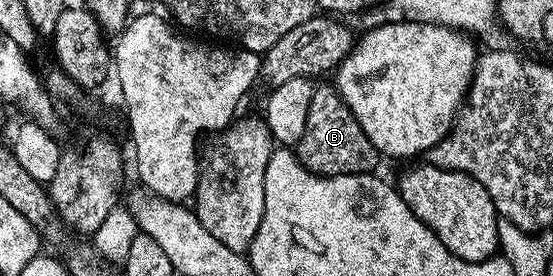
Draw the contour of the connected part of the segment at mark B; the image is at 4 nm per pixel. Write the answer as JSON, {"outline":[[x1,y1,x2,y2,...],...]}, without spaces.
{"outline":[[314,85,311,108,307,108,307,128,295,147,297,160,305,170,320,174,322,178,347,176,348,174,372,174,378,168,377,149,367,140,367,132,359,128,359,120,347,108,336,85]]}

